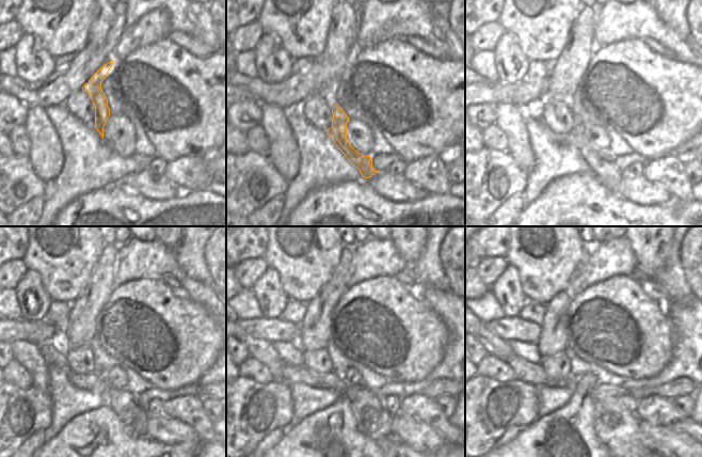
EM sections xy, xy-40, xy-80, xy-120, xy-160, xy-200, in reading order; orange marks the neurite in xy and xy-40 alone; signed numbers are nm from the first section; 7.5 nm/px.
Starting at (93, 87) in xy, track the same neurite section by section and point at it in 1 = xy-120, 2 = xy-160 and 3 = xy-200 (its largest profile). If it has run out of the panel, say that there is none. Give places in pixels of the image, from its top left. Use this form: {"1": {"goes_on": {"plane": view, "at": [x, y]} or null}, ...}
{"1": {"goes_on": {"plane": "xy-120", "at": [134, 418]}}, "2": {"goes_on": {"plane": "xy-160", "at": [373, 420]}}, "3": {"goes_on": {"plane": "xy-200", "at": [618, 428]}}}

